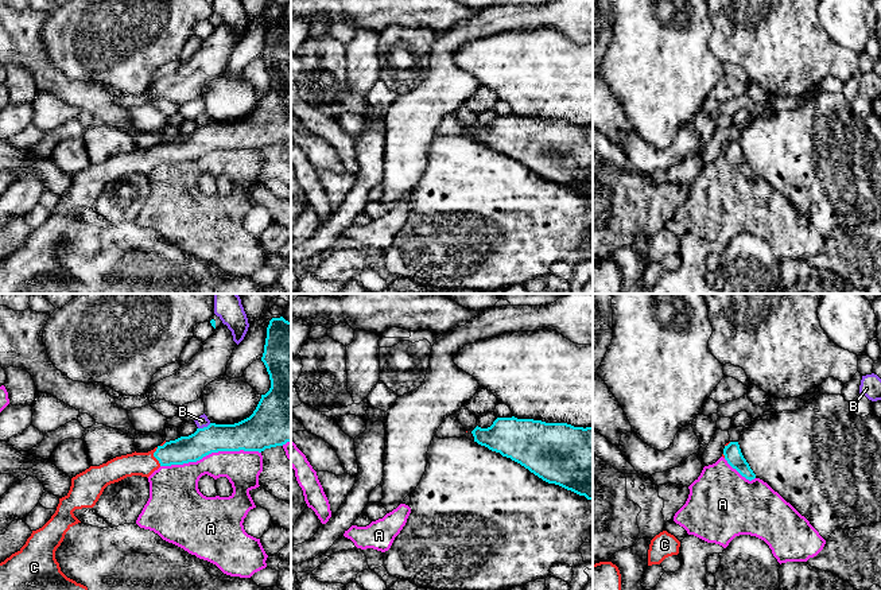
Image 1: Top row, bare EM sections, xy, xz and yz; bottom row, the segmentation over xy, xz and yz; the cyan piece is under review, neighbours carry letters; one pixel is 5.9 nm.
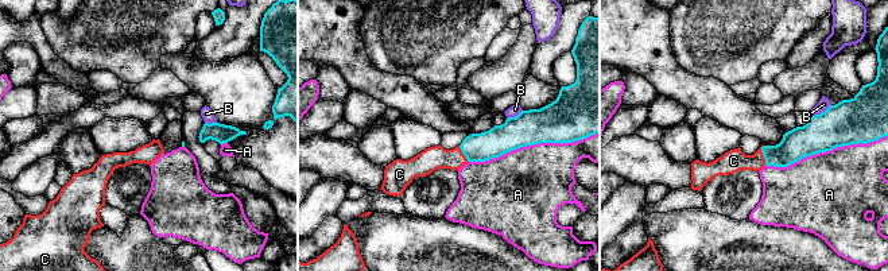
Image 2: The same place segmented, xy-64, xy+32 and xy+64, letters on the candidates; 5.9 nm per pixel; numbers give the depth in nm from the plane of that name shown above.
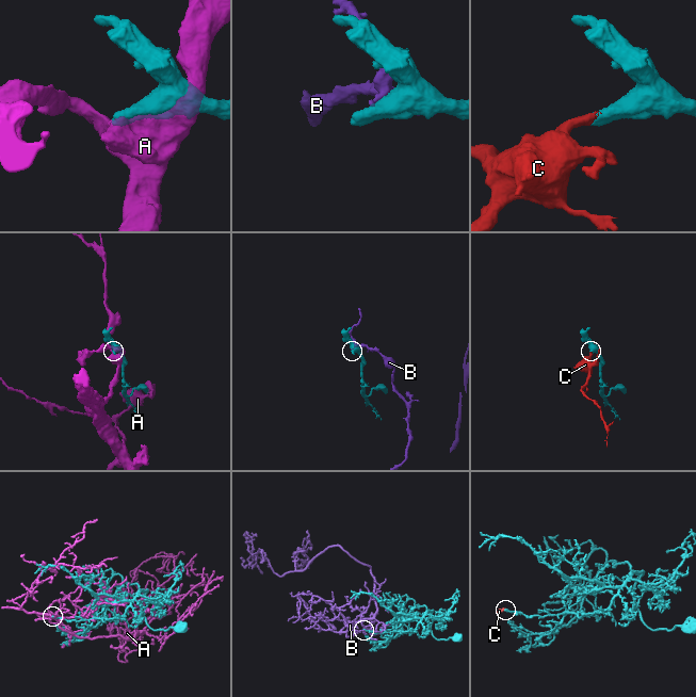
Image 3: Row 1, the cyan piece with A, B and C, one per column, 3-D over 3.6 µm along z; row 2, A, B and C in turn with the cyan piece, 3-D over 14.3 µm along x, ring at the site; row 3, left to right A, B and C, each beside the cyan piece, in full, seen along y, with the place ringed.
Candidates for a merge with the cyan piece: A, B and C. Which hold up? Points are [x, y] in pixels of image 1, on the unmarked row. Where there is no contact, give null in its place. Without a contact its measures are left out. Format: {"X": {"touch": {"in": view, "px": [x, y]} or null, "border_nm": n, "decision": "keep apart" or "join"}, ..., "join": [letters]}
{"A": {"touch": {"in": "xy", "px": [210, 151]}, "border_nm": 600, "decision": "keep apart"}, "B": {"touch": {"in": "xy", "px": [204, 125]}, "border_nm": 90, "decision": "keep apart"}, "C": {"touch": {"in": "xy", "px": [154, 154]}, "border_nm": 110, "decision": "join"}, "join": ["C"]}

